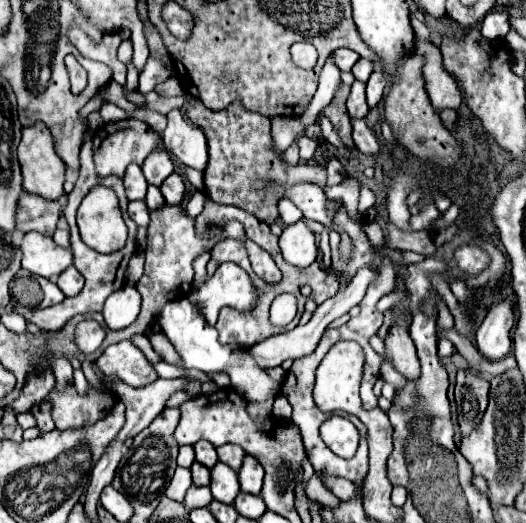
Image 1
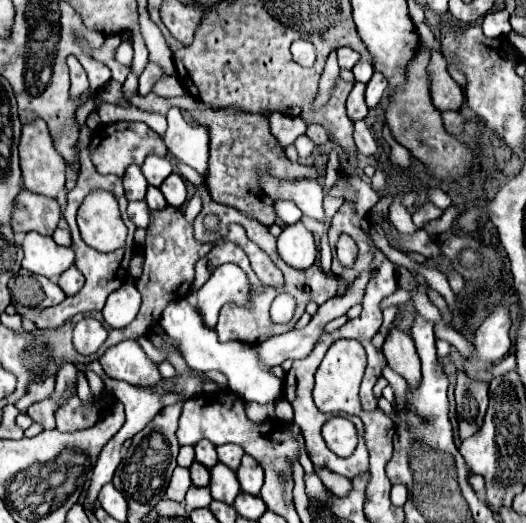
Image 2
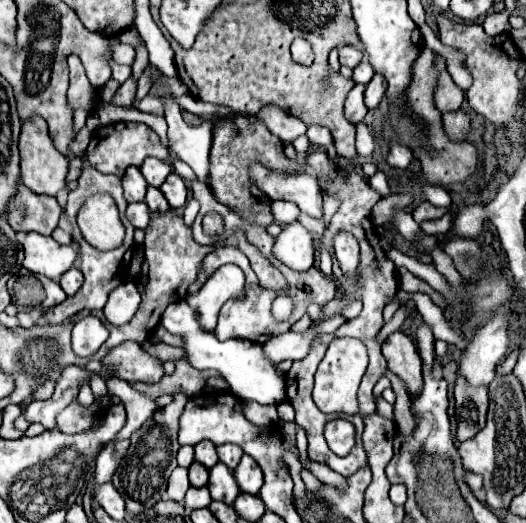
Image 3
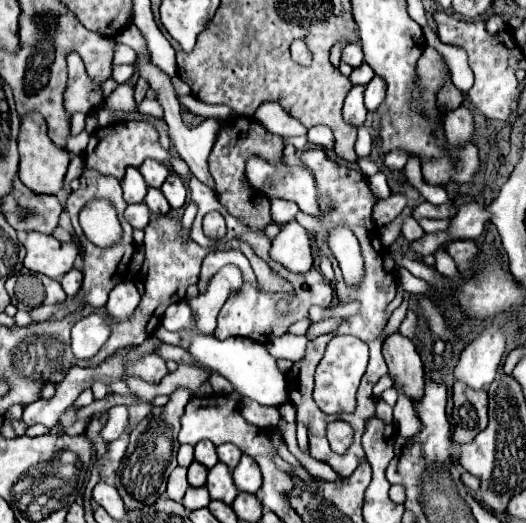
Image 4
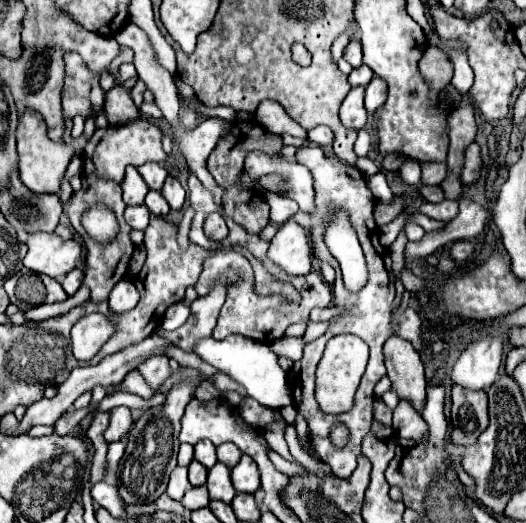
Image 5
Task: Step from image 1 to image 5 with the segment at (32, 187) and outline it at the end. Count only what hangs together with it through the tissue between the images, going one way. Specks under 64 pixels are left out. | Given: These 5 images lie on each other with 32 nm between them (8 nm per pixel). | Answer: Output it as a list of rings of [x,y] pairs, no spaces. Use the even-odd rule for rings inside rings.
[[[30,108],[24,110],[24,114],[18,120],[16,148],[18,148],[18,172],[20,172],[22,182],[36,194],[58,192],[66,166],[68,166],[70,158],[74,156],[74,148],[66,142],[50,140],[46,136],[46,124],[44,124],[42,116],[38,112],[32,112]]]

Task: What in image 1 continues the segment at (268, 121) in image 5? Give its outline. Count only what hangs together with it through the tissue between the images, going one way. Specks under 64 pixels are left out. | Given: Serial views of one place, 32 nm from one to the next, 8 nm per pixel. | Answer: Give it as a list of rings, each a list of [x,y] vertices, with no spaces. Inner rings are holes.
[[[274,116],[270,118],[272,122],[272,138],[278,150],[286,150],[298,134],[304,132],[304,124],[300,122],[300,118],[286,118],[286,116]]]

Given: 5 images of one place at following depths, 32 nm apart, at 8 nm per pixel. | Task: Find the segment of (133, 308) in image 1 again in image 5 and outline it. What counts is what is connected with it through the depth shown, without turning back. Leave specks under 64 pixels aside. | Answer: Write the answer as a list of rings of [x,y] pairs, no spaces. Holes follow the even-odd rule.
[[[120,280],[120,284],[116,284],[116,288],[112,288],[110,296],[108,296],[108,304],[110,310],[114,314],[122,314],[132,310],[138,304],[138,290],[130,280]]]

